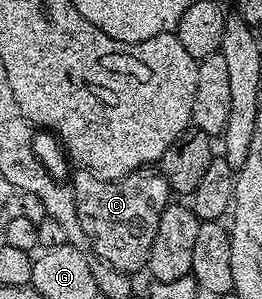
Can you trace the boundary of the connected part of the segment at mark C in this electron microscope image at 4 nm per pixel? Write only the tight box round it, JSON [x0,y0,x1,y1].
[71,168,171,273]

